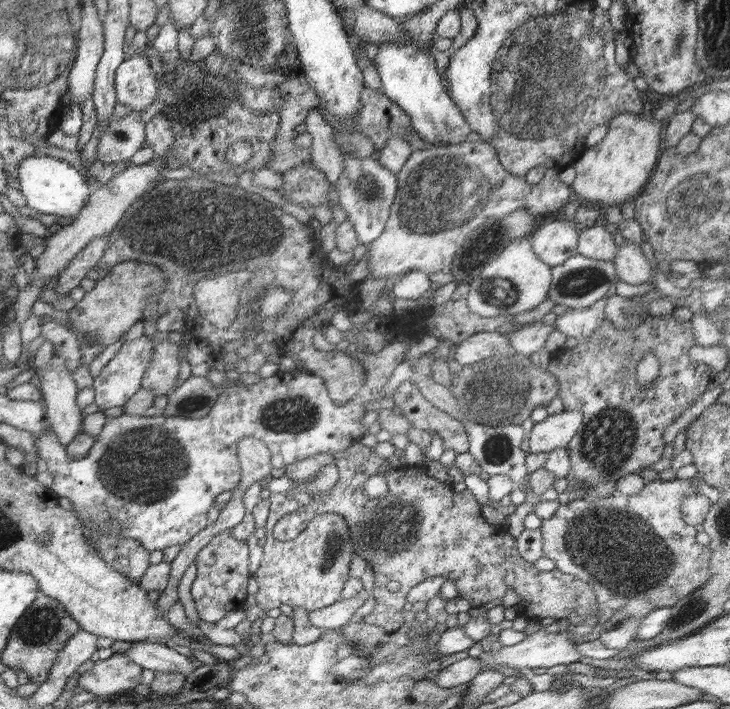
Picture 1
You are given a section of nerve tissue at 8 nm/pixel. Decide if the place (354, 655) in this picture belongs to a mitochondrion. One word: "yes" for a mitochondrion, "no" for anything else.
yes

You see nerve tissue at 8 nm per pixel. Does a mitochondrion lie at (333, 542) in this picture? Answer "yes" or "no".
yes

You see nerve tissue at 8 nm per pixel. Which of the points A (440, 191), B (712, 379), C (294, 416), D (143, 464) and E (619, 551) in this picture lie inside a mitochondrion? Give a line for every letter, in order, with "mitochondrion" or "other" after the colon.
A: mitochondrion
B: other
C: mitochondrion
D: mitochondrion
E: mitochondrion

